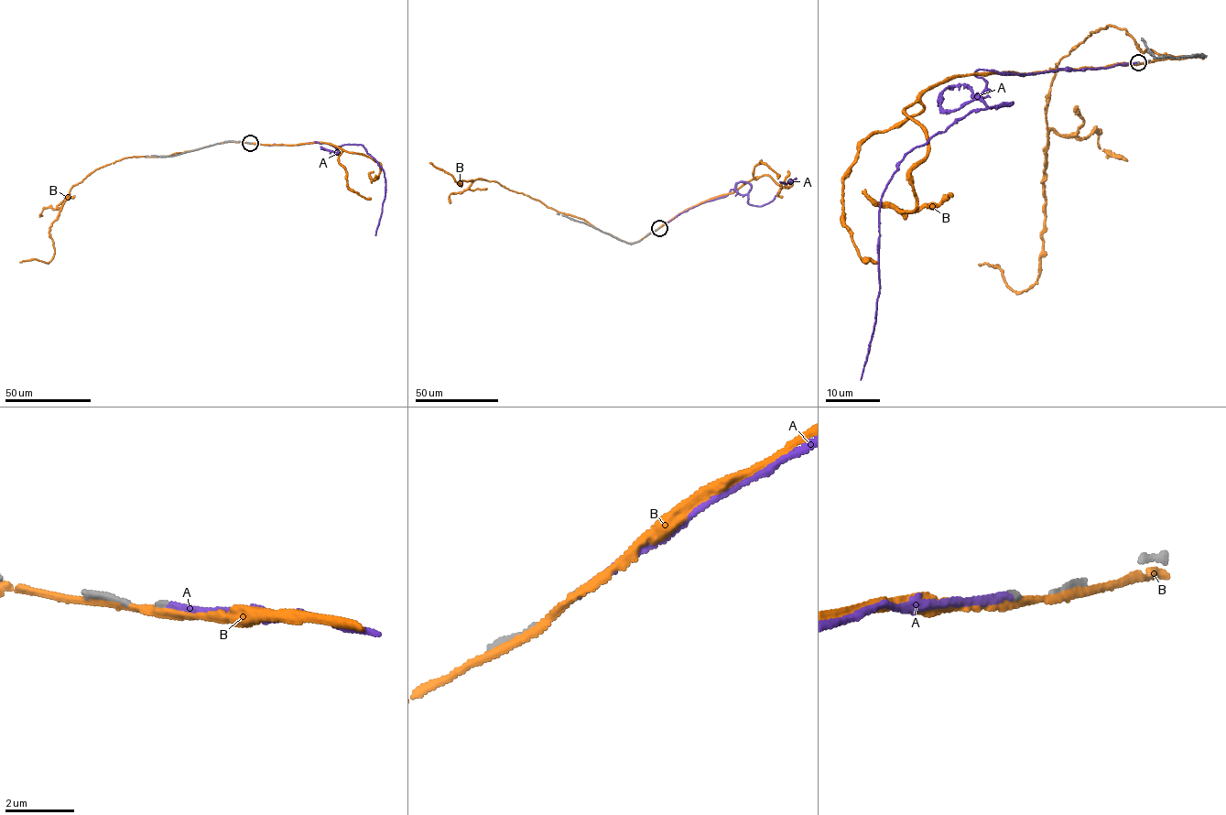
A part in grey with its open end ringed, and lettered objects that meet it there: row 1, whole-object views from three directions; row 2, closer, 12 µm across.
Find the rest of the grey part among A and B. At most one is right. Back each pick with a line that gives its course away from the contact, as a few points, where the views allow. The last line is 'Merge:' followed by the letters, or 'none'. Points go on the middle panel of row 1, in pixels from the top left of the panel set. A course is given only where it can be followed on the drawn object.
A: via (658, 228), (732, 189), (746, 194), (749, 204), (763, 206), (796, 178), (779, 181)
Merge: A

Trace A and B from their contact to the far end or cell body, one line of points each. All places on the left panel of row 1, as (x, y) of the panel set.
A: (250, 143), (315, 141), (336, 149), (343, 145), (363, 145), (382, 168), (385, 181), (375, 235)
B: (250, 143), (124, 157), (95, 169), (72, 185), (52, 222), (53, 257), (19, 262)

